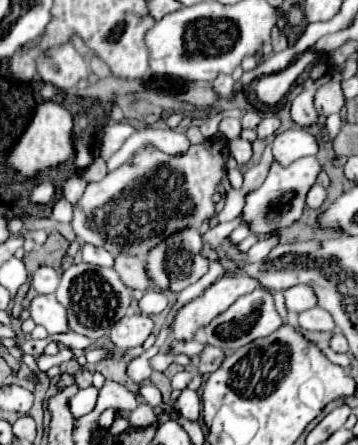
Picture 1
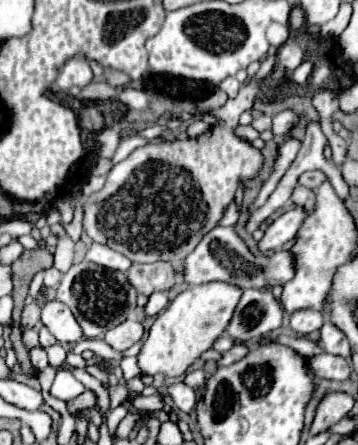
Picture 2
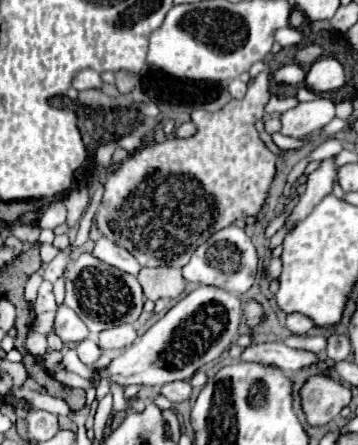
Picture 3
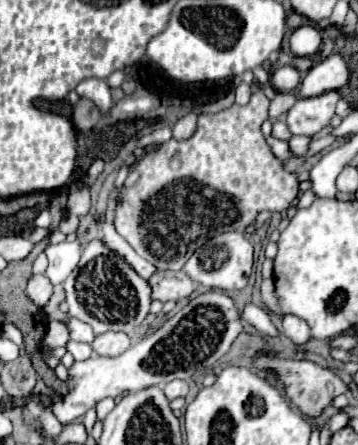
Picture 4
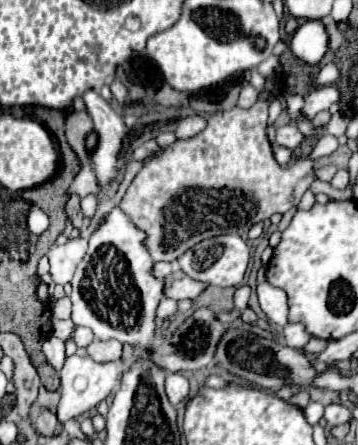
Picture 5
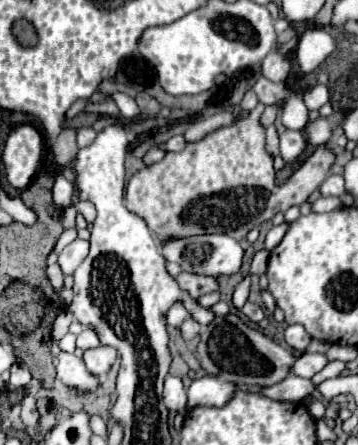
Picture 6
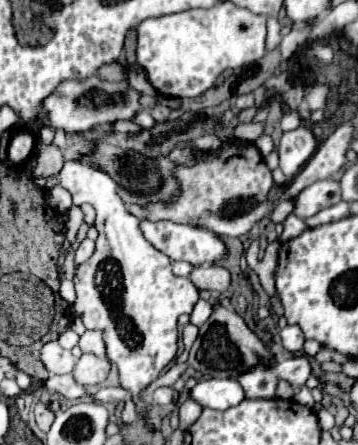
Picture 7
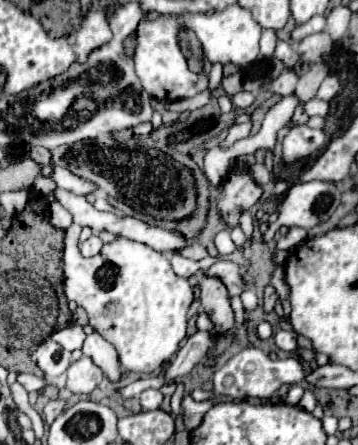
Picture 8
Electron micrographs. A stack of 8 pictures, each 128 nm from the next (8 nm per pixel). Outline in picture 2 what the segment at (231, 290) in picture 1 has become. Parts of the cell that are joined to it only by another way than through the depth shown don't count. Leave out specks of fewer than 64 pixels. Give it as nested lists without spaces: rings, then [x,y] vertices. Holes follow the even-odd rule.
[[[208,282],[192,286],[176,296],[170,306],[156,318],[142,352],[138,354],[138,366],[146,374],[164,374],[170,378],[182,376],[188,366],[212,346],[212,342],[224,334],[224,324],[232,318],[232,312],[242,296],[242,288],[224,282]]]

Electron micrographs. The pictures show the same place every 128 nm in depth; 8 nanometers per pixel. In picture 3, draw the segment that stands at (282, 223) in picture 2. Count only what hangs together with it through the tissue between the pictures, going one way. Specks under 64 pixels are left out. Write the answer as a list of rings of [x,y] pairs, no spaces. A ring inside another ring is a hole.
[[[328,158],[322,162],[322,166],[312,172],[308,176],[308,182],[306,182],[306,192],[300,196],[298,204],[290,210],[290,214],[286,216],[286,222],[284,222],[284,230],[290,234],[298,222],[302,222],[312,210],[314,206],[326,196],[332,192],[332,184],[336,180],[336,166],[334,166],[334,160]]]

